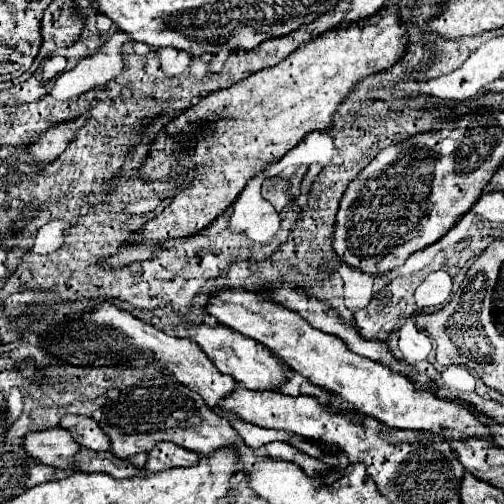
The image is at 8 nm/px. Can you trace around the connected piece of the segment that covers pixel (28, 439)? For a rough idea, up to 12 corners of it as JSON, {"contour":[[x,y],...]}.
{"contour":[[59,426],[27,434],[33,460],[63,470],[81,450]]}

